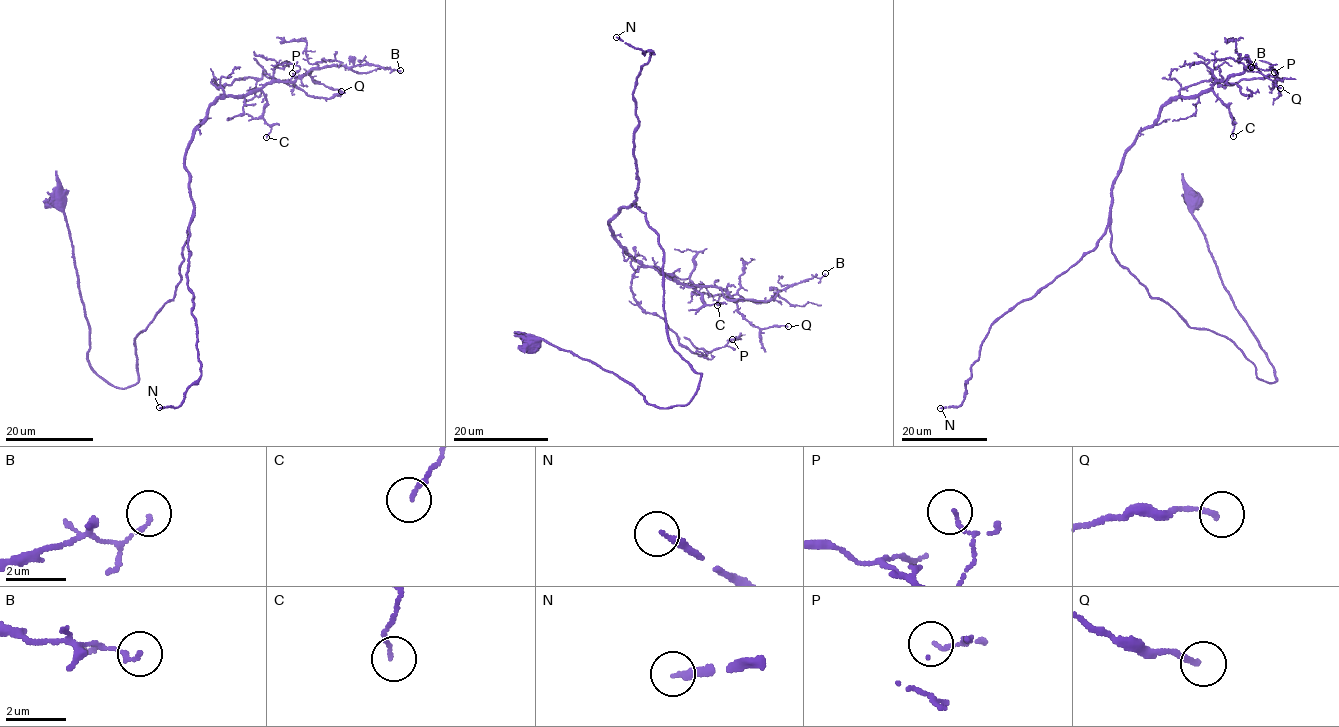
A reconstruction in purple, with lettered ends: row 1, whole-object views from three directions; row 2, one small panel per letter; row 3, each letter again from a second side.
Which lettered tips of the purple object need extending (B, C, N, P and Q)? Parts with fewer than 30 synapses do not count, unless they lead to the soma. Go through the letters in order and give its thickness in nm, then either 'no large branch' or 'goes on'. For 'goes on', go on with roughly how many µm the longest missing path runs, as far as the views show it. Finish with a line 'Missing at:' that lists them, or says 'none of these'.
B: 140 nm | no large branch
C: 120 nm | no large branch
N: 190 nm | goes on | 90 µm
P: 110 nm | no large branch
Q: 150 nm | no large branch
Missing at: N

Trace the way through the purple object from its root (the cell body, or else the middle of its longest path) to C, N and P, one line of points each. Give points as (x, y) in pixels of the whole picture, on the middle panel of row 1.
C: (530, 343), (652, 405), (690, 400), (663, 252), (630, 204), (607, 223), (624, 252), (717, 305)
N: (530, 343), (663, 408), (701, 375), (669, 342), (663, 252), (634, 205), (633, 94), (654, 53), (616, 37)
P: (530, 343), (690, 400), (633, 204), (607, 223), (638, 306), (695, 353), (732, 339)

